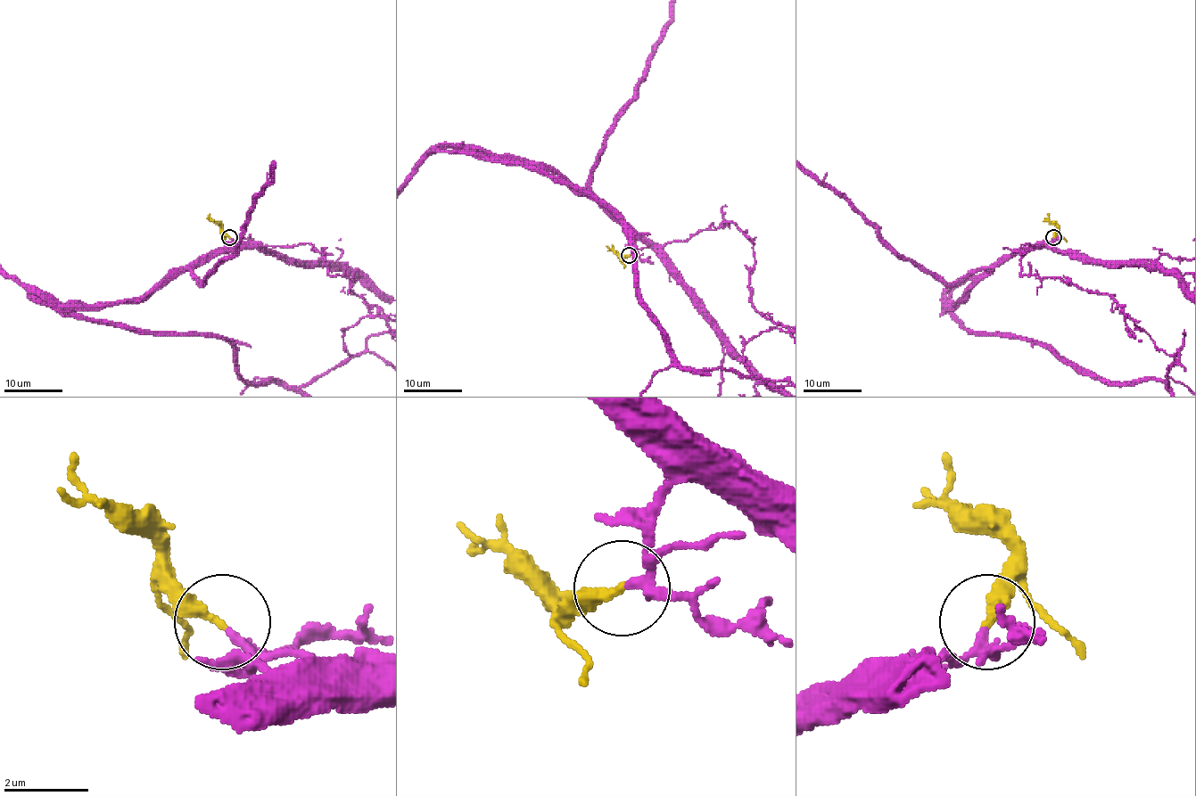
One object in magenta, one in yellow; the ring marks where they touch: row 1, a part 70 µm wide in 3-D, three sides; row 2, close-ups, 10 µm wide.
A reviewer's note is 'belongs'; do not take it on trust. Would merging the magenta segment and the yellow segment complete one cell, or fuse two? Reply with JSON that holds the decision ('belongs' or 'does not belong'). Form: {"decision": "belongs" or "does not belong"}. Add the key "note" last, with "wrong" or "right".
{"decision": "belongs", "note": "right"}

